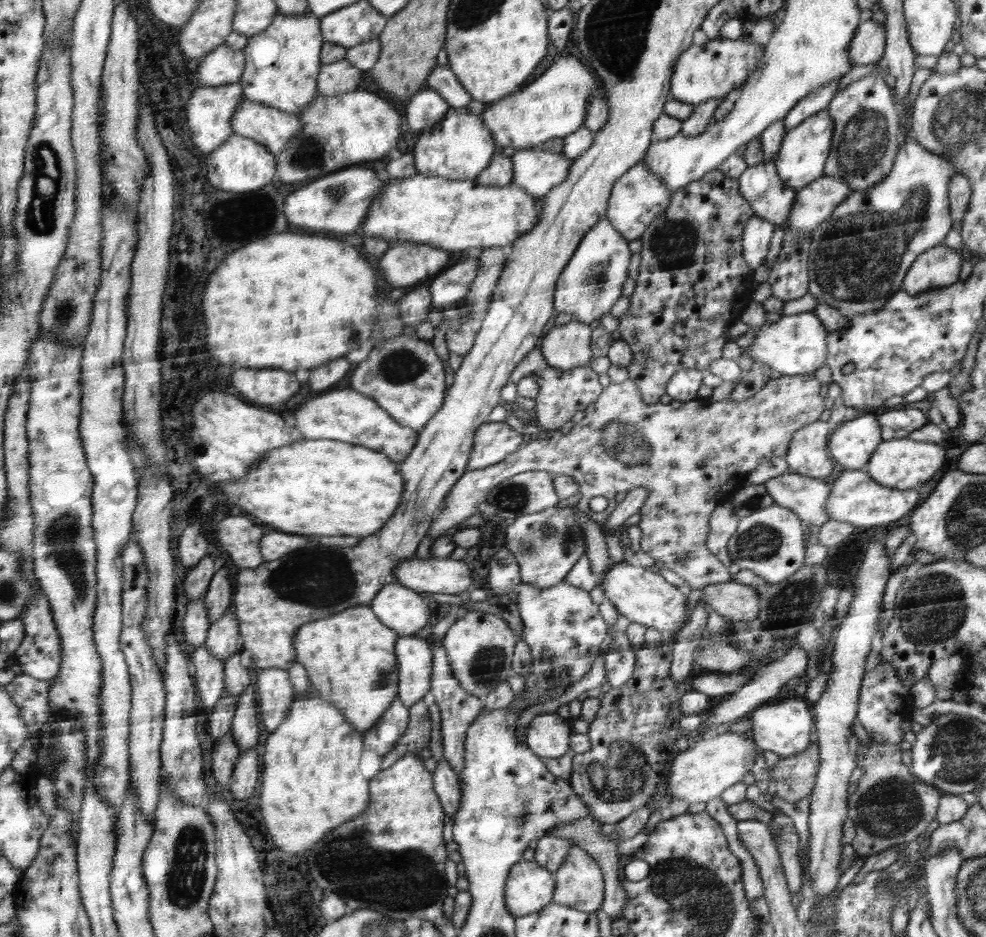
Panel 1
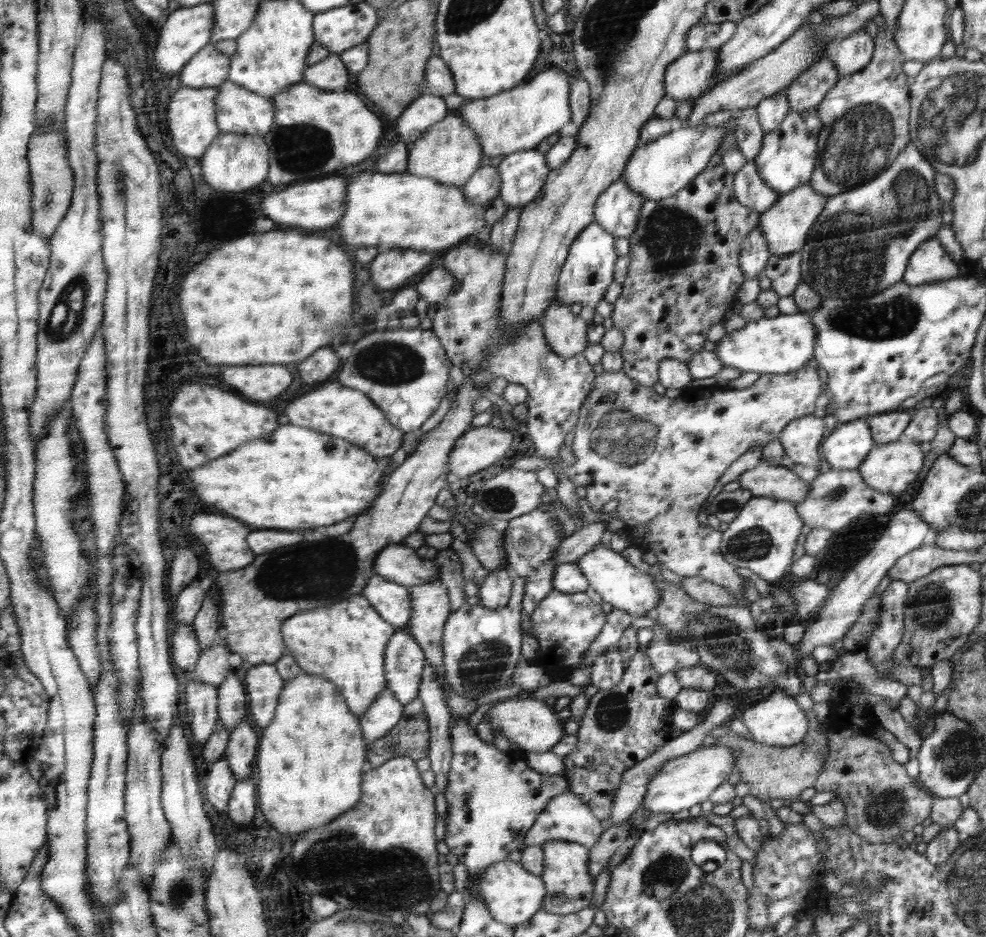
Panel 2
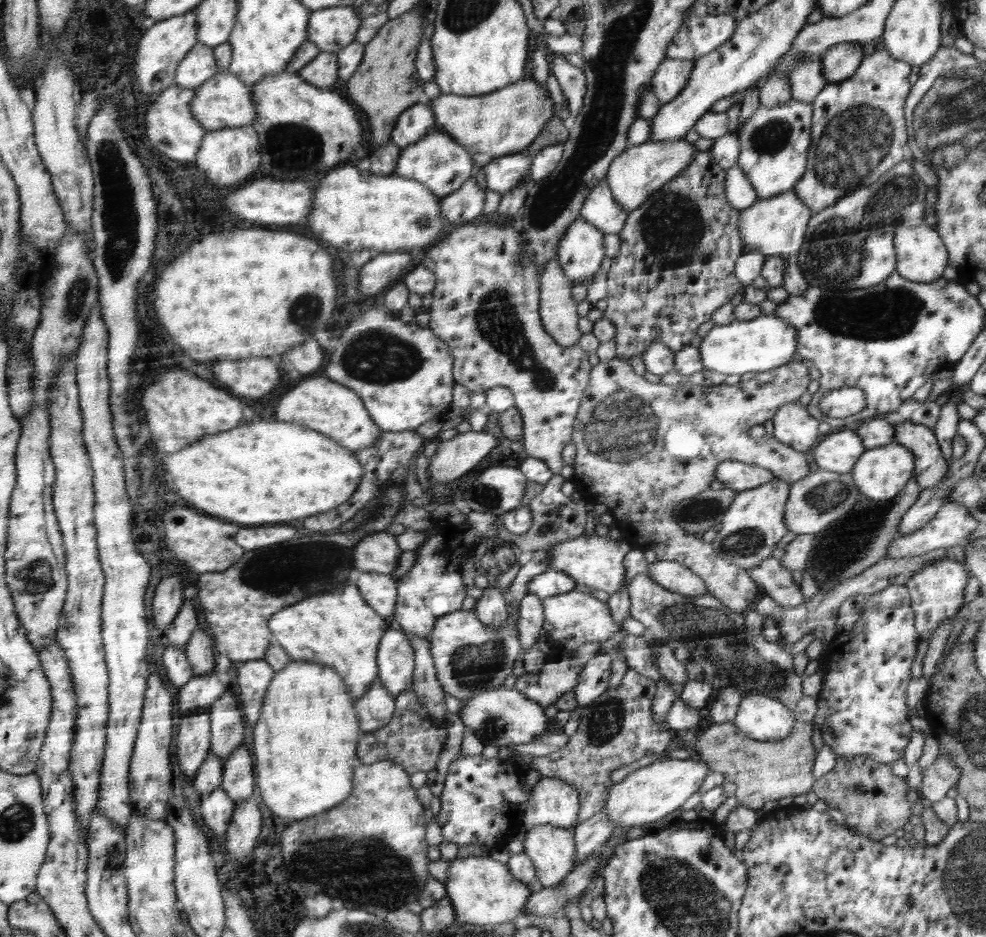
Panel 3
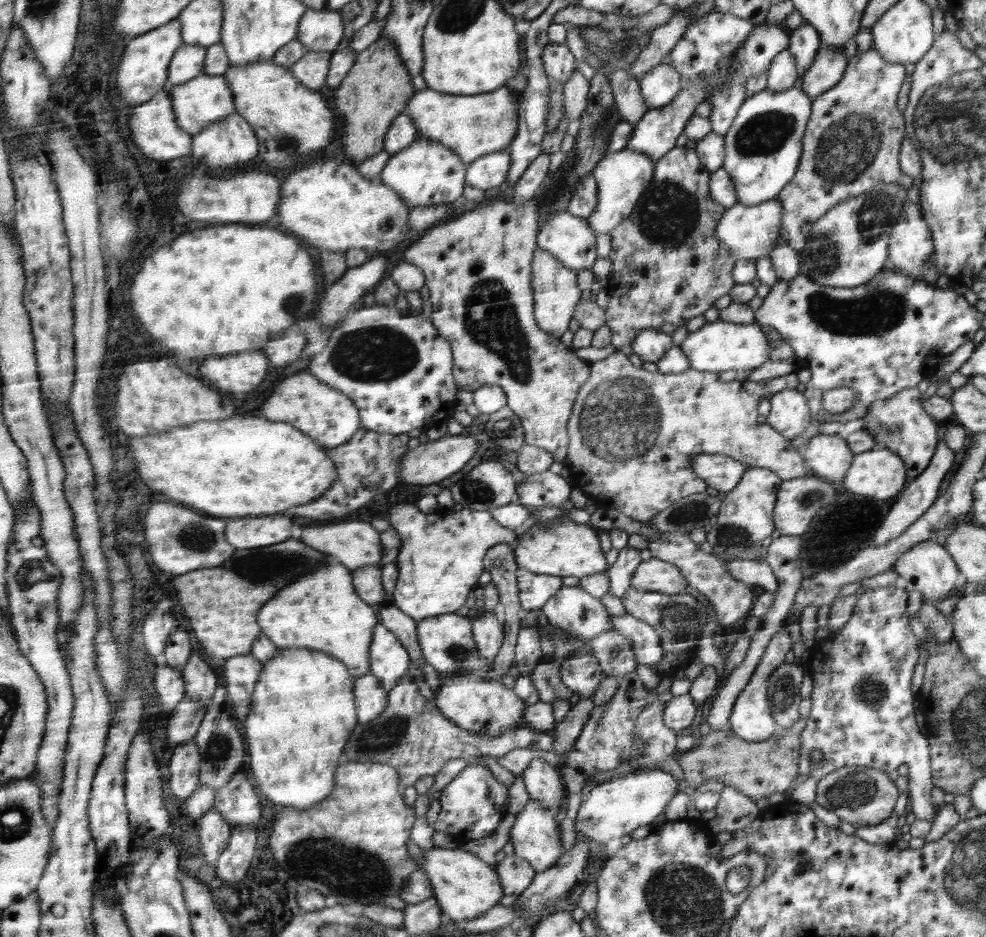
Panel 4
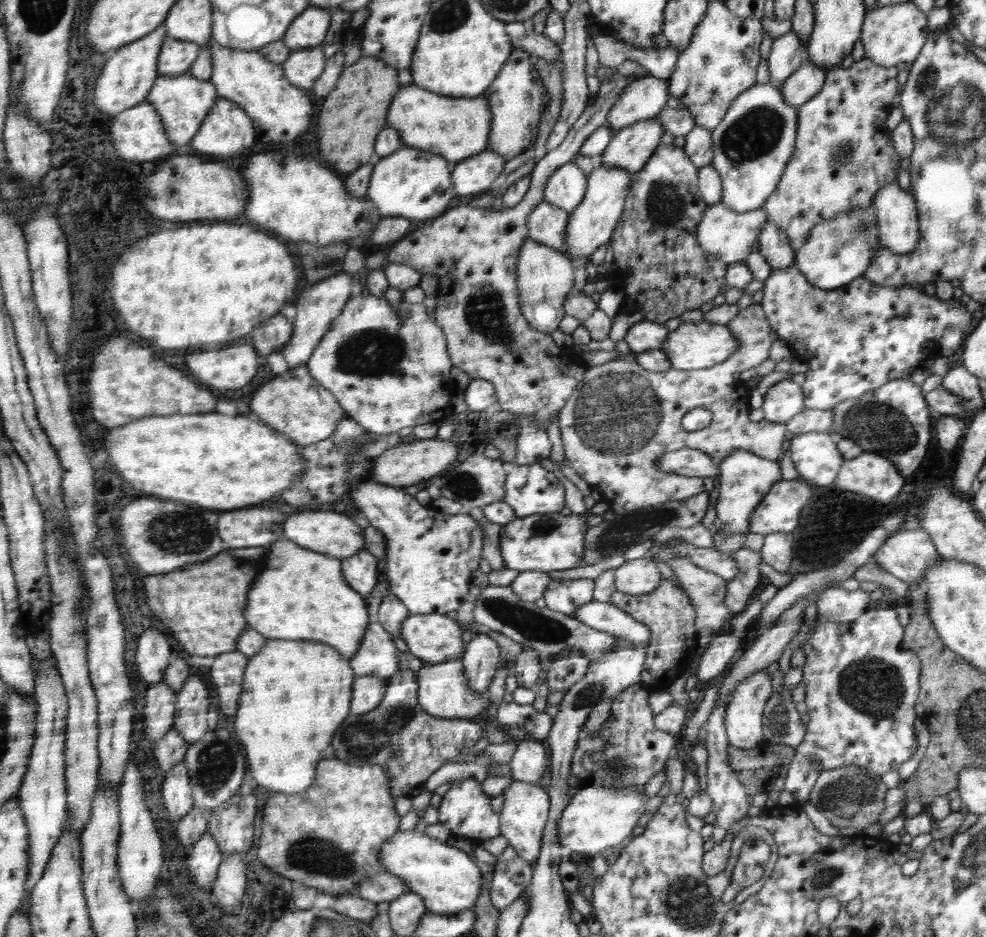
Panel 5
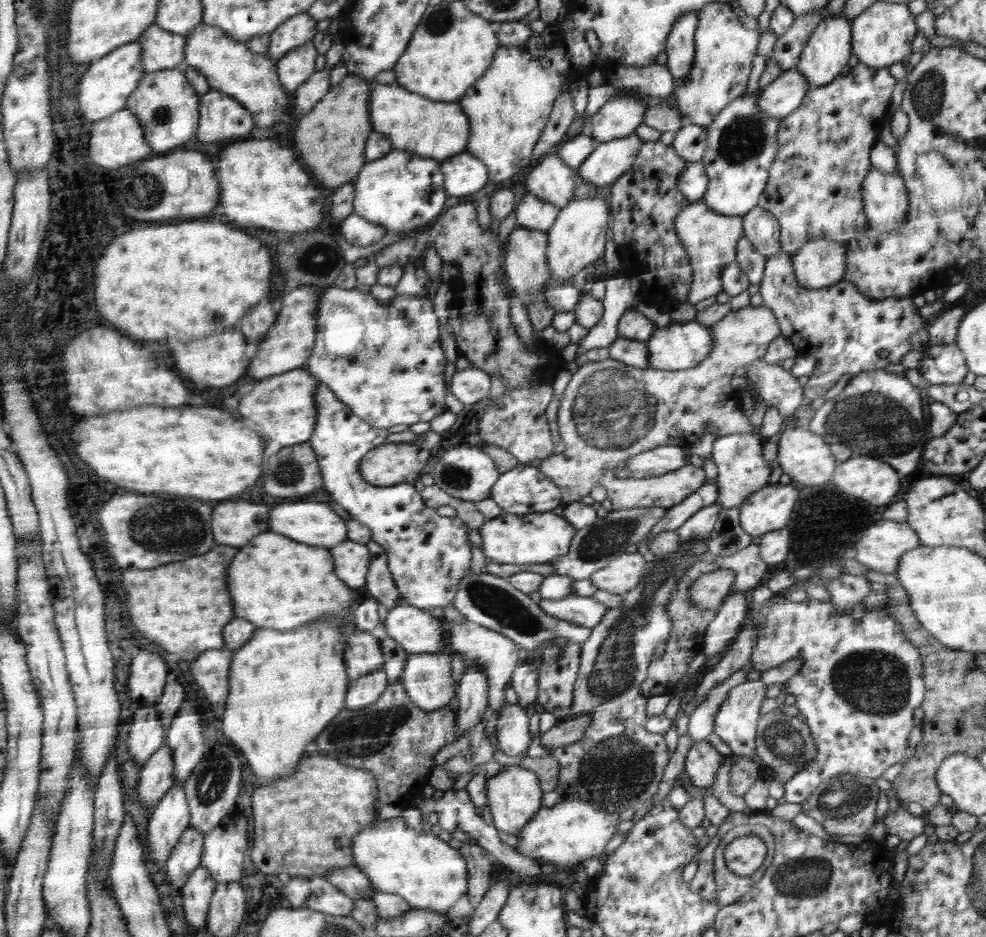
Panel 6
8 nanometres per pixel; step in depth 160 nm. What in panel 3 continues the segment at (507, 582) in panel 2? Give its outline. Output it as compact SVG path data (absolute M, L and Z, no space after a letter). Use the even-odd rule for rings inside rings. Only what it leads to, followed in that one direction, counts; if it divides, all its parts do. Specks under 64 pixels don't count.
M492 587L484 588L484 594L472 610L485 626L501 628L509 617L508 600L501 590Z

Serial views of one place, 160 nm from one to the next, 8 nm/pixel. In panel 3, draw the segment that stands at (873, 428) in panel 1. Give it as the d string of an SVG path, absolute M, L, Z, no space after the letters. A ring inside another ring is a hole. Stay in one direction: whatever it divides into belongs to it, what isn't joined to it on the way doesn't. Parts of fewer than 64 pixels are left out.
M856 428L831 431L818 441L814 450L814 462L819 469L850 473L865 452L864 441Z

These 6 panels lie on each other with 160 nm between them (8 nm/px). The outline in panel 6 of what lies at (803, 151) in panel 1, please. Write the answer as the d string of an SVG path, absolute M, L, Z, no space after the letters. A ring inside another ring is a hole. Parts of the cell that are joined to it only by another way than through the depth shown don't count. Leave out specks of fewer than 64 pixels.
M761 89L752 95L743 94L742 98L735 98L717 114L716 120L706 127L707 147L701 161L705 166L708 184L701 201L708 203L720 215L744 216L756 208L769 177L770 165L776 156L778 146L776 133L781 119L772 118L758 107L760 91Z

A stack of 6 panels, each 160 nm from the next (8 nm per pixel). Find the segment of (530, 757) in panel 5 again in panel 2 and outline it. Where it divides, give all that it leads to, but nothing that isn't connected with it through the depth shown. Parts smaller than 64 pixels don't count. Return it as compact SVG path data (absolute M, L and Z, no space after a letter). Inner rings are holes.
M572 790L562 793L560 796L553 798L548 804L548 808L537 818L538 826L530 830L530 838L526 838L526 846L536 846L546 840L576 842L577 844L593 847L600 842L600 836L609 828L609 821L600 821L596 818L590 807L581 801L581 798Z

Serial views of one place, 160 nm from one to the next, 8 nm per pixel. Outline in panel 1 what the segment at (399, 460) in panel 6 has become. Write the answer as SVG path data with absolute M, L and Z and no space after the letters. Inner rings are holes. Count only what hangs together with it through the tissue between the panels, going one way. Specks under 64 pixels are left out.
M490 421L478 428L469 458L469 470L485 469L516 453L522 436L506 422Z

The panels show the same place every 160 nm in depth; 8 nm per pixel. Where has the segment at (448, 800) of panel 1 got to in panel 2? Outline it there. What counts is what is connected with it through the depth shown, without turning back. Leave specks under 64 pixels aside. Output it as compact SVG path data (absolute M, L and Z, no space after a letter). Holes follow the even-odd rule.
M426 662L425 670L422 674L422 682L420 686L421 702L425 706L425 714L429 720L429 734L432 739L429 742L429 758L432 772L435 775L435 786L439 791L444 792L445 786L448 782L448 772L450 772L450 762L452 762L453 752L451 749L451 728L450 728L450 712L446 706L446 699L444 699L444 691L441 687L441 682L437 679L437 670Z

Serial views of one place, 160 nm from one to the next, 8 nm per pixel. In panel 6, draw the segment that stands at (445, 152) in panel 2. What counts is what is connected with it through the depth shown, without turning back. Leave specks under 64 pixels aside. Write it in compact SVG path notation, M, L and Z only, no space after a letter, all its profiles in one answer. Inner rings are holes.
M392 150L378 160L367 162L354 183L353 214L373 224L401 233L428 224L442 212L446 202L445 175L440 161L415 156L404 150Z

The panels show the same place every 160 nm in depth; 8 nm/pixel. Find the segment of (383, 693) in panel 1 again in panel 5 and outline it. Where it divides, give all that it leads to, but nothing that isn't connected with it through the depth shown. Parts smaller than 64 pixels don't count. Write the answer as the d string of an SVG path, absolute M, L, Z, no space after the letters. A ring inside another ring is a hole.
M286 538L267 549L270 550L270 566L261 571L246 594L244 614L248 628L257 630L267 639L318 641L333 646L346 659L356 656L370 624L368 602L346 581L341 559L308 550Z

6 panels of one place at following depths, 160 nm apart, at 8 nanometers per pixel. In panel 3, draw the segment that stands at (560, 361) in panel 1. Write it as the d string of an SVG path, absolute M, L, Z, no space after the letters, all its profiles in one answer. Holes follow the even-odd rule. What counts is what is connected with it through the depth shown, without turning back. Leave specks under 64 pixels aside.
M557 261L542 272L542 316L545 330L562 346L576 345L582 337L578 329L577 305L572 300L572 283Z

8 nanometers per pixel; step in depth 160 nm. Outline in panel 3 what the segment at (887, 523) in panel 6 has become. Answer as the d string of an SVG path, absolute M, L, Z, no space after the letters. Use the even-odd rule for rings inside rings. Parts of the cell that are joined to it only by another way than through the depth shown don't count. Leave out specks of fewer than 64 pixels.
M942 559L928 566L918 569L906 582L910 594L913 595L914 614L917 614L917 633L919 642L921 640L930 640L934 628L944 622L952 620L954 614L962 608L964 604L964 593L966 583L970 574L966 566L954 559Z

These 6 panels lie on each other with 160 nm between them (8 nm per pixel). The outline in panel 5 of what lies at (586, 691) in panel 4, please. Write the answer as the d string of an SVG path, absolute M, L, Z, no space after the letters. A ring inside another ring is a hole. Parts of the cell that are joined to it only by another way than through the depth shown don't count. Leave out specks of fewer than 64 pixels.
M580 651L568 657L555 657L547 667L547 689L550 693L565 692L588 672L591 659Z

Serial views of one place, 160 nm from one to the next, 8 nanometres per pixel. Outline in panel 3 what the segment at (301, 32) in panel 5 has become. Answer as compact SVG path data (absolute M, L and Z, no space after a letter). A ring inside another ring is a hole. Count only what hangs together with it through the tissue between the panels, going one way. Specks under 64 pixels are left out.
M341 6L311 11L307 28L308 41L313 42L322 52L338 53L356 40L362 17L351 6Z

